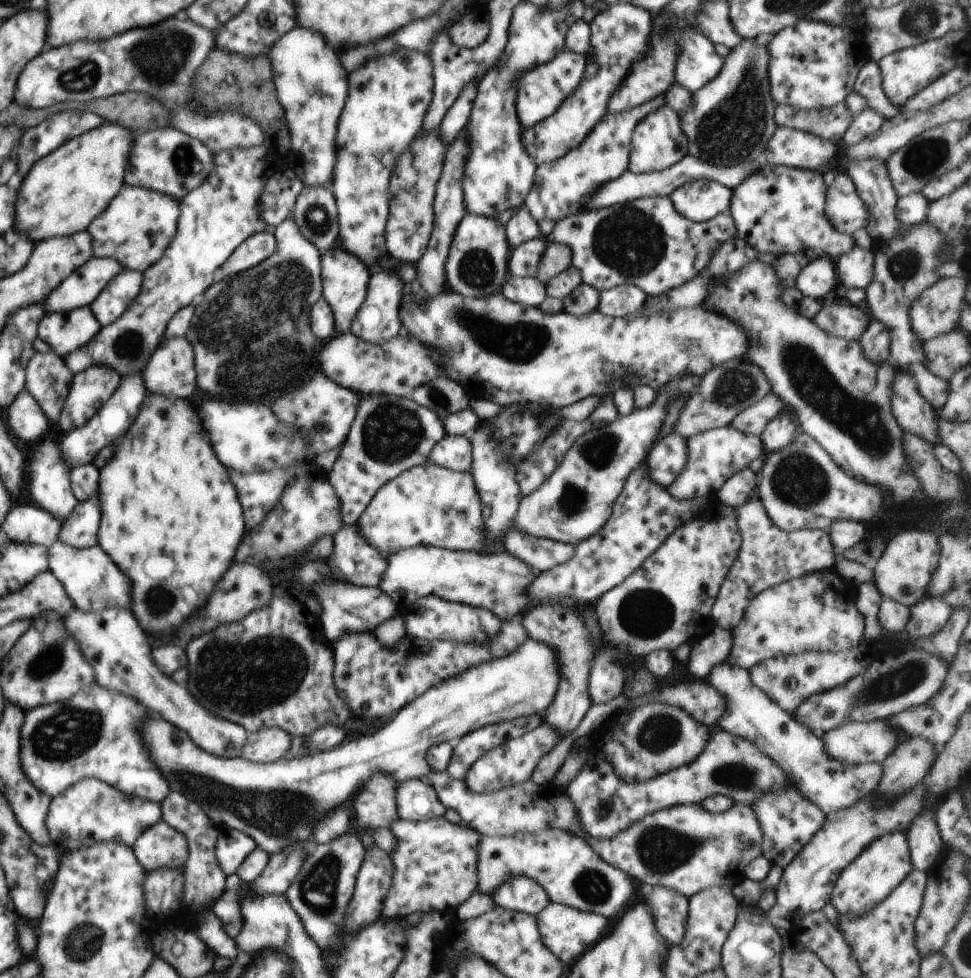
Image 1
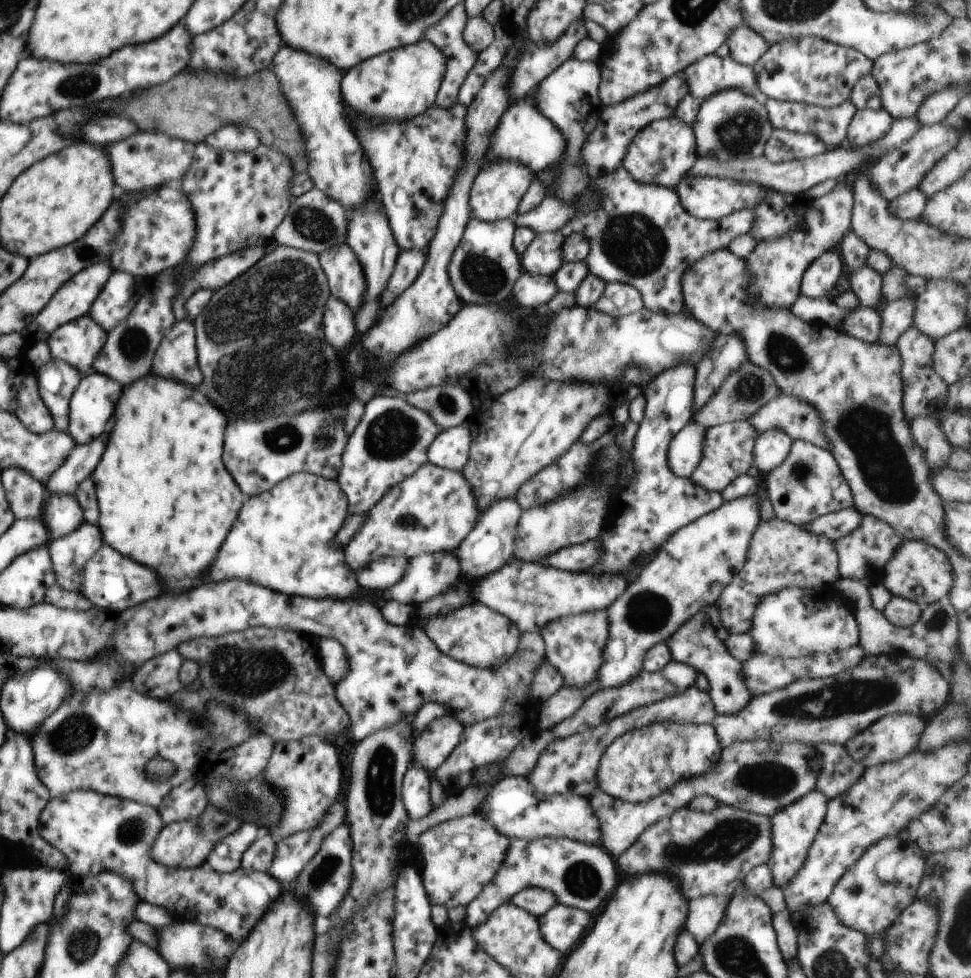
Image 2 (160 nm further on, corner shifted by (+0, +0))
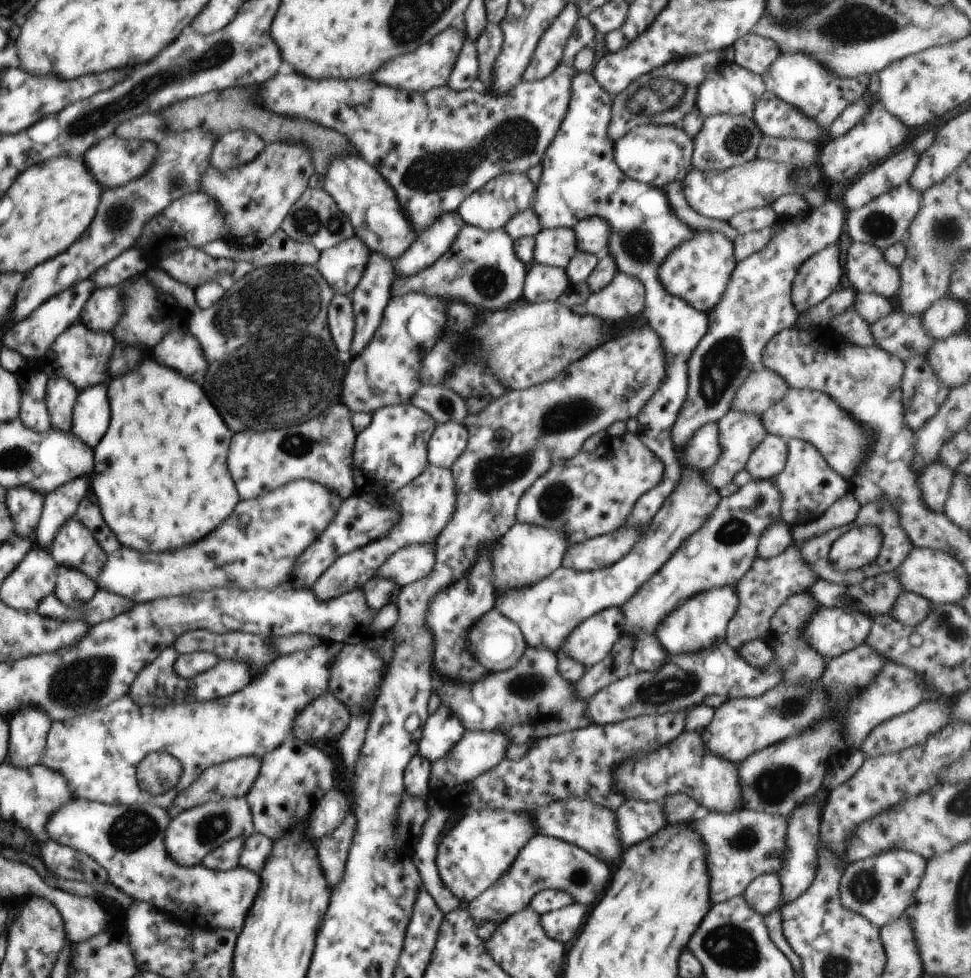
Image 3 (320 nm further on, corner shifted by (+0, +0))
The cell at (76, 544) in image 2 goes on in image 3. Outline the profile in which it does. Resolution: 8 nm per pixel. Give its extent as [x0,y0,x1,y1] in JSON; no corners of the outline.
[53,567,98,609]

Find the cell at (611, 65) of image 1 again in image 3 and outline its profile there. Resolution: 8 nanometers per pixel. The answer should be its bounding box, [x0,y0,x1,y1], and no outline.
[255,62,577,234]

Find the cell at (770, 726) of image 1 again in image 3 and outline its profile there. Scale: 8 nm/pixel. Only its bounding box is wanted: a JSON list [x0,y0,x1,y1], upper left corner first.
[655,586,740,655]

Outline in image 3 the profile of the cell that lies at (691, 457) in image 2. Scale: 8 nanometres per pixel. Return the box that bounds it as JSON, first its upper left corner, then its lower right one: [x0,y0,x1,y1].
[680,422,721,471]

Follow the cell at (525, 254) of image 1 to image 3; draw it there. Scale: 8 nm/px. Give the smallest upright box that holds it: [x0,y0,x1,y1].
[534,228,577,268]

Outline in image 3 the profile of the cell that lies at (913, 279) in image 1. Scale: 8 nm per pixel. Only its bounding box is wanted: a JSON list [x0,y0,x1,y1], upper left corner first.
[901,356,950,432]

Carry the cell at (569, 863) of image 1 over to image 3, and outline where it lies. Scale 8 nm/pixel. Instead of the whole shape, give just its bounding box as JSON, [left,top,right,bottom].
[467,835,610,942]

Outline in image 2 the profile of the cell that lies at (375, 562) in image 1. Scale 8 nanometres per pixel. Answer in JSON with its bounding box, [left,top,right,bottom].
[356,557,409,590]

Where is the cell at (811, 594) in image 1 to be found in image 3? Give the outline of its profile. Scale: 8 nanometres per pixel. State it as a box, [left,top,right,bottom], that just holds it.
[803,606,873,662]

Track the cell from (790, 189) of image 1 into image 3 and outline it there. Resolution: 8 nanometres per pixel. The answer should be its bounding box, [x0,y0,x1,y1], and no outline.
[845,242,901,300]

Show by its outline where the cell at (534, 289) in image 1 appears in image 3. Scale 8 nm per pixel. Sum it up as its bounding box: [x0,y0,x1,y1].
[522,262,570,303]

